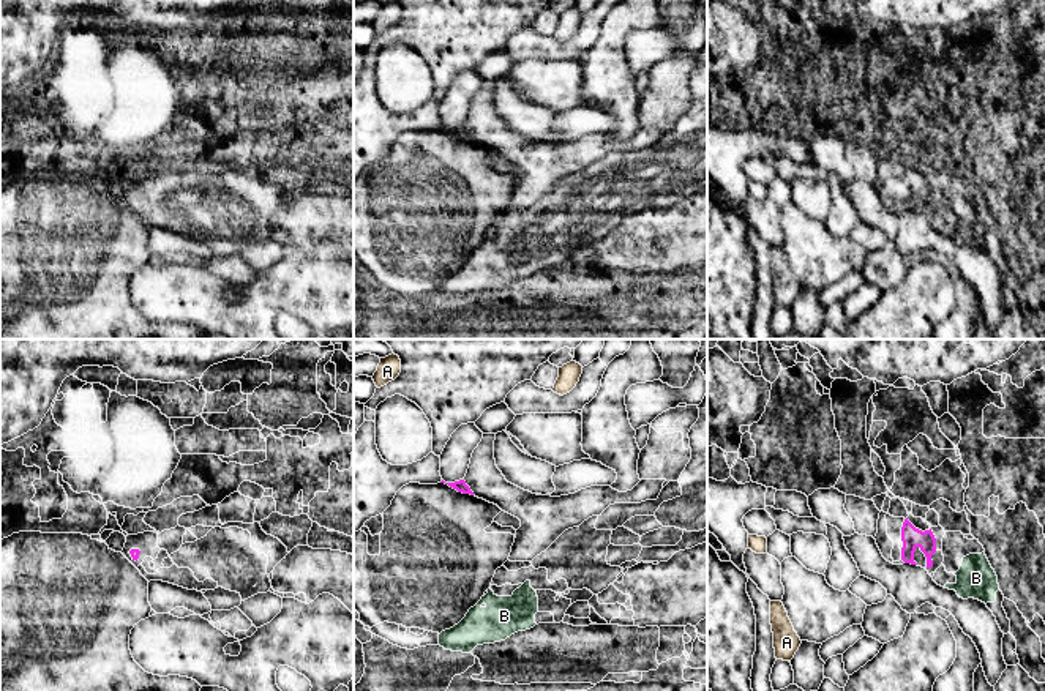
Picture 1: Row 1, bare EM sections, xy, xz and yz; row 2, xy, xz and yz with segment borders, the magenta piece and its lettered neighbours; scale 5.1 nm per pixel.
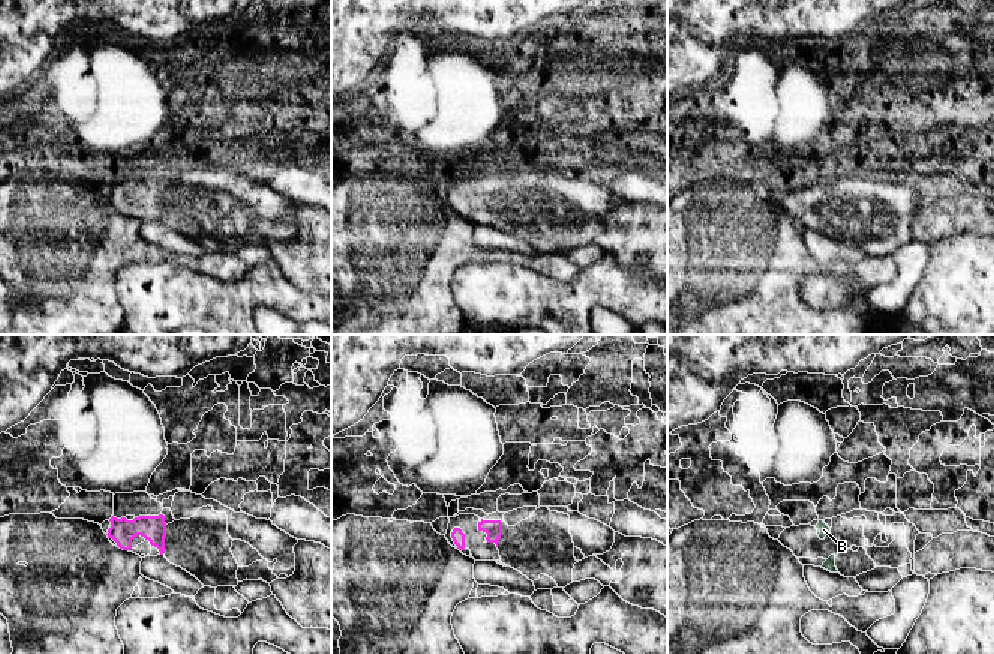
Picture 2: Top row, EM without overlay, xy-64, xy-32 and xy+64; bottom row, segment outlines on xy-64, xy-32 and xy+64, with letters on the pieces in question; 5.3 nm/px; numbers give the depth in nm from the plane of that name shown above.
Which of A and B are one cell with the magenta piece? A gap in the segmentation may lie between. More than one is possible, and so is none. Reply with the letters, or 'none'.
B

